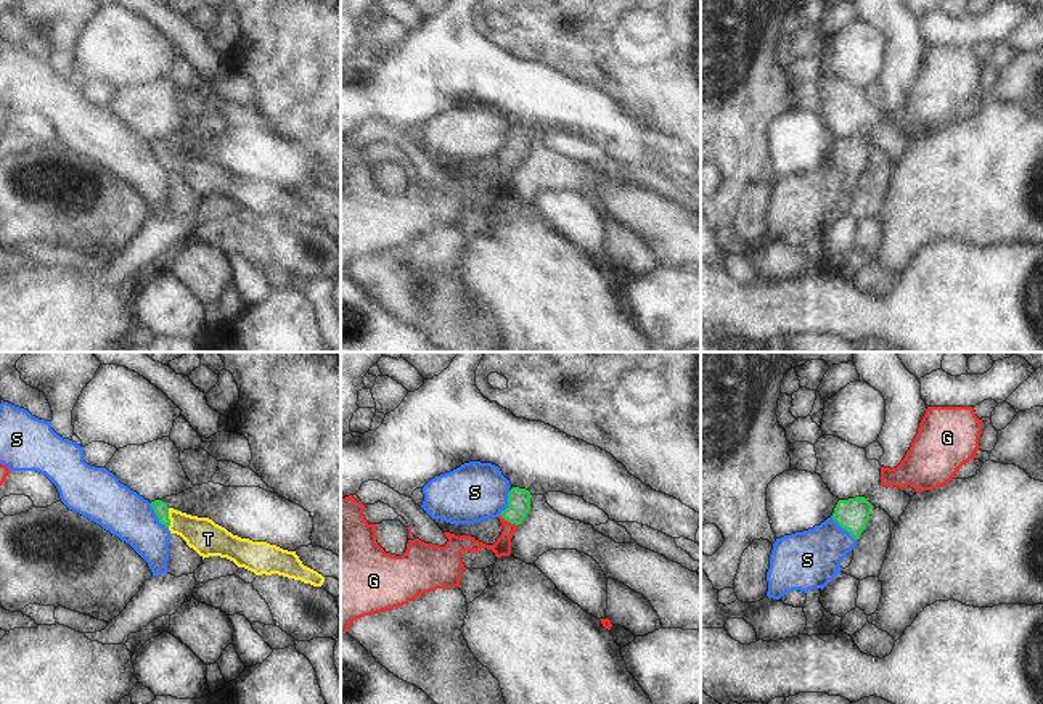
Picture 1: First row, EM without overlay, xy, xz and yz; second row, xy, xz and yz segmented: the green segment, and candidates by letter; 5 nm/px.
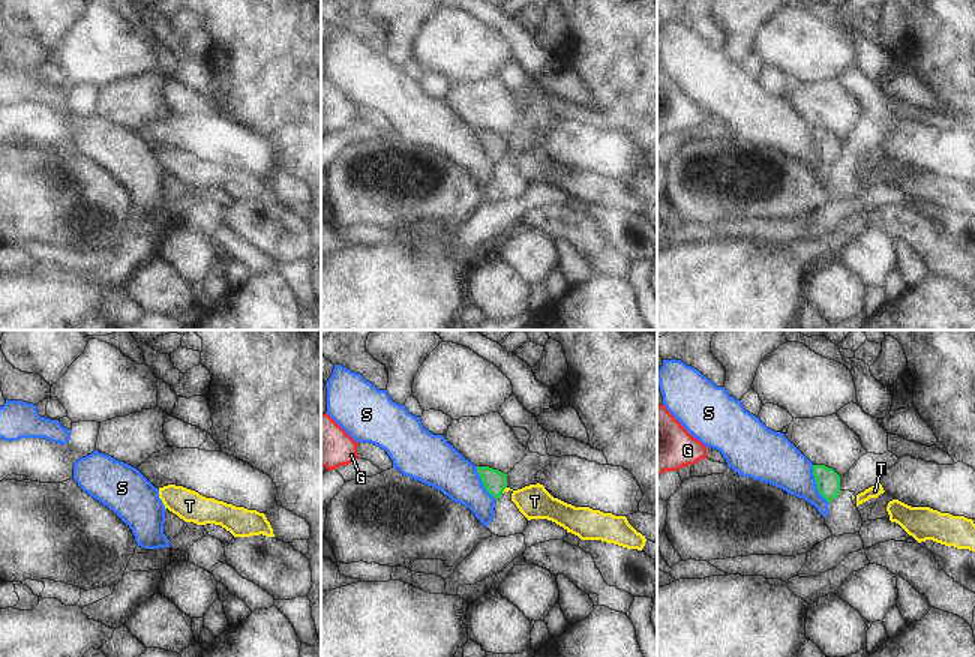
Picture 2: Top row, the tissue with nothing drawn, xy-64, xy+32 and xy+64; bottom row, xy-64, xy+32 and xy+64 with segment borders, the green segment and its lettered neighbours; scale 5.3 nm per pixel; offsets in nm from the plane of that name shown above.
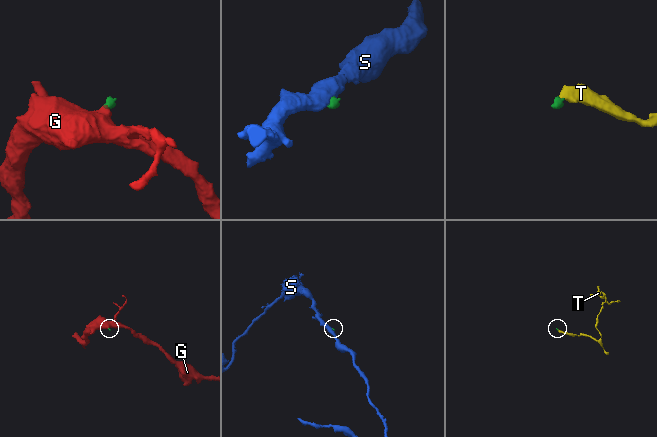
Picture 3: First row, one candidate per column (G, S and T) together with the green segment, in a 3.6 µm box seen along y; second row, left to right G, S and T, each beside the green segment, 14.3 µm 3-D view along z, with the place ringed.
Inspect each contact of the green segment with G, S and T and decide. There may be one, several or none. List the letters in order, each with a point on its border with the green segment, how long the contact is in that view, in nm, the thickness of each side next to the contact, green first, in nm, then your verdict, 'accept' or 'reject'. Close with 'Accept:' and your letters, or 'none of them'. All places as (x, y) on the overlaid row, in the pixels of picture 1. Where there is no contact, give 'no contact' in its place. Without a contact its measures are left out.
G: meets green in xz at (508, 521); contact 110 nm long; 110 nm thick on the green side, 90 nm on the other; accept
S: meets green in xy at (156, 515); contact 160 nm long; 70 nm thick on the green side, 240 nm on the other; reject
T: meets green in xy at (167, 518); contact 100 nm long; 70 nm thick on the green side, 180 nm on the other; accept
Accept: G, T

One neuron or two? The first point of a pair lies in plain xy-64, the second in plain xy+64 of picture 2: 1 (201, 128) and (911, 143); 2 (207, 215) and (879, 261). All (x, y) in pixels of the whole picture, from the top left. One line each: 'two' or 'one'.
1: one
2: two

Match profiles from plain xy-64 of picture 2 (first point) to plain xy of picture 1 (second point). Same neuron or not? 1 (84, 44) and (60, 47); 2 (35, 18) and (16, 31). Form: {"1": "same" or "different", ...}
{"1": "different", "2": "different"}

